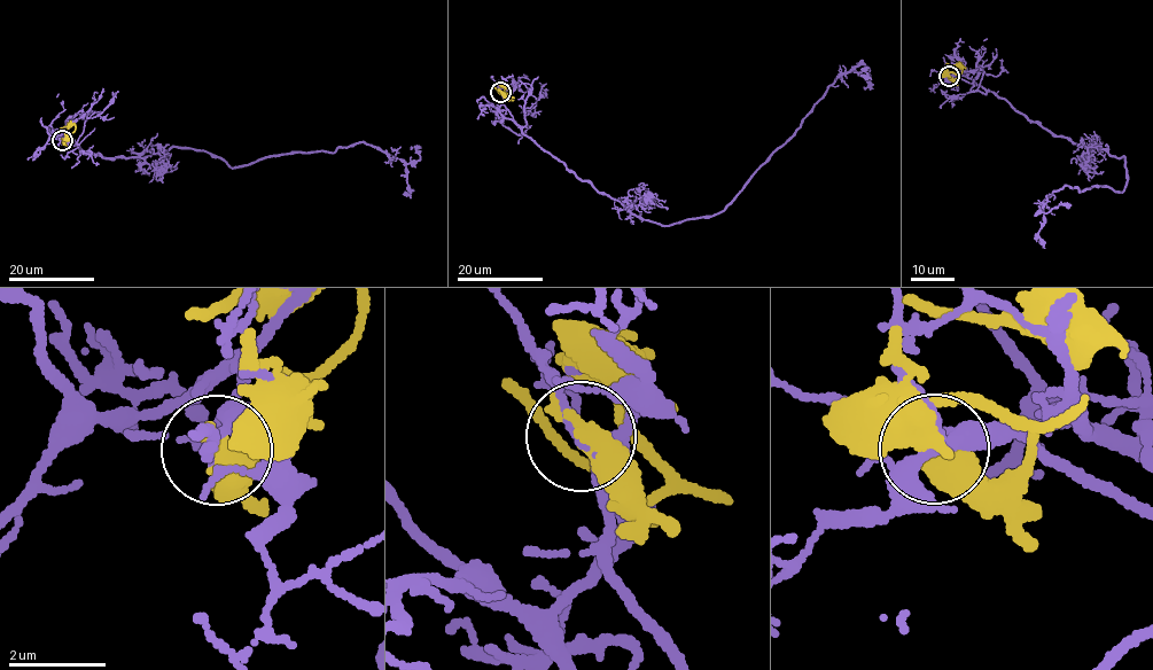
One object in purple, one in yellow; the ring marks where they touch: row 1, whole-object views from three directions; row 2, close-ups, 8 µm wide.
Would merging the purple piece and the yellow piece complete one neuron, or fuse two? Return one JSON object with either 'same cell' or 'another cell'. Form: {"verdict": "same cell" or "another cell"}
{"verdict": "another cell"}

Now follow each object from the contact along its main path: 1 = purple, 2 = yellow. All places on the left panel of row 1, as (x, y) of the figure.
1: (62, 140), (104, 157), (180, 147), (233, 168), (359, 142), (407, 163), (420, 158), (420, 146)
2: (62, 140), (75, 125), (60, 129)

